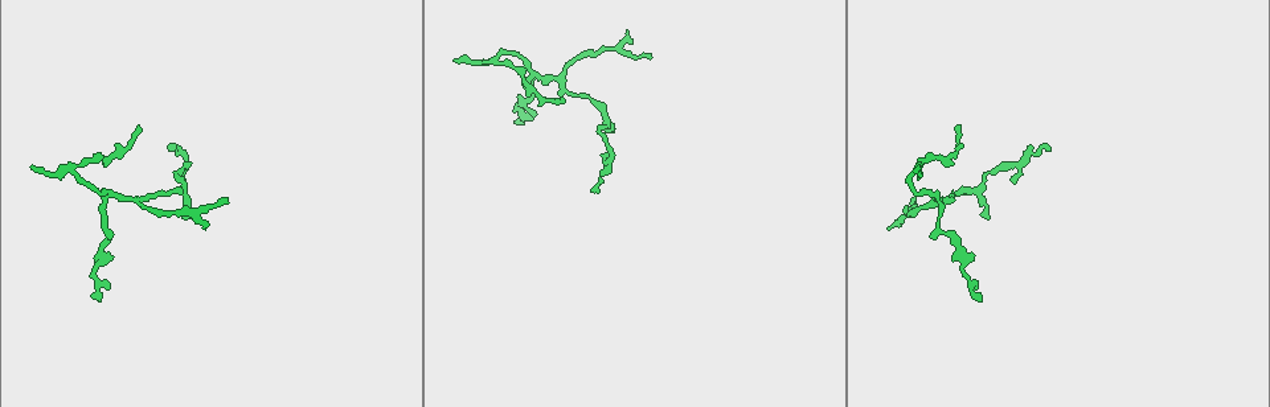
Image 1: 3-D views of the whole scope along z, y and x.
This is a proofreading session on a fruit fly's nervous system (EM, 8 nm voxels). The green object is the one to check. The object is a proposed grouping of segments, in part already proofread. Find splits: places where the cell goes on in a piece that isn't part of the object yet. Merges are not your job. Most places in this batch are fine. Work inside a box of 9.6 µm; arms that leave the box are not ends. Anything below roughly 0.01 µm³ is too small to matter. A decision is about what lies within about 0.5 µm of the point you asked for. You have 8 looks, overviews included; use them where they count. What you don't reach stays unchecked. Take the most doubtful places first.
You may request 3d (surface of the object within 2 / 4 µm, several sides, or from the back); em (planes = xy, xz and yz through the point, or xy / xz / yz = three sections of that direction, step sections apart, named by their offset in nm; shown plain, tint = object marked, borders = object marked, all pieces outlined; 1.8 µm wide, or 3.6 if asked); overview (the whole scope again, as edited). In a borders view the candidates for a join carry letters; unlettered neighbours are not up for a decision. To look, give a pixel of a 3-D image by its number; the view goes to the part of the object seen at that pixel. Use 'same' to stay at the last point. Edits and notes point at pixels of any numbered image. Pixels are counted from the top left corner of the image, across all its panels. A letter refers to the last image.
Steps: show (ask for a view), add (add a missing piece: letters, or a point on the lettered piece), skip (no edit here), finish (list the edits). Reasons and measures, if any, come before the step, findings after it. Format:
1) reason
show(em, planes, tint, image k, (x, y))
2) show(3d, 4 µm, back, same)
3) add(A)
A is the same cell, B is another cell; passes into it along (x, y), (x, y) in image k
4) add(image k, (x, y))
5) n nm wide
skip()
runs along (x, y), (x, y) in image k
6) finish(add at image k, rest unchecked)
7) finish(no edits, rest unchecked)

tapers out
show(3d, 4 µm, image 1, (93, 295))

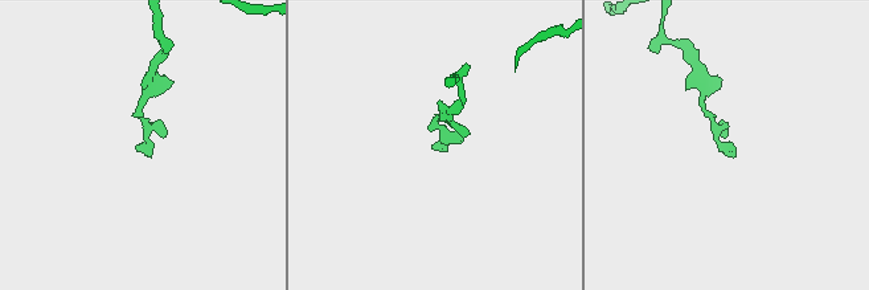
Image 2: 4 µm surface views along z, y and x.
show(em, planes, borders, image 2, (735, 150))

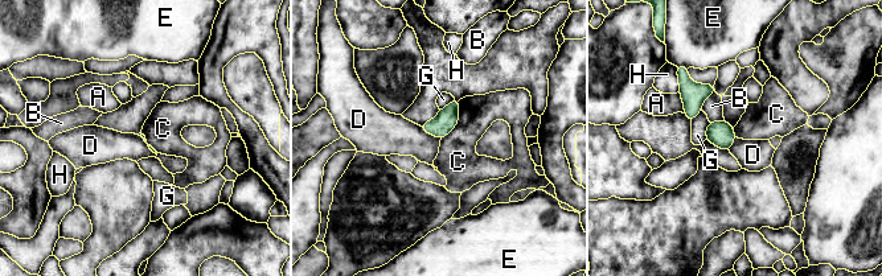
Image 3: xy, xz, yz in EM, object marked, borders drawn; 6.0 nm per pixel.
skip()
A, B, C, D, E, G and H are other cells; no lettered piece goes on from it

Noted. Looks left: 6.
side arm on a straight run
show(em, xy, step 8, tint, image 1, (530, 72))

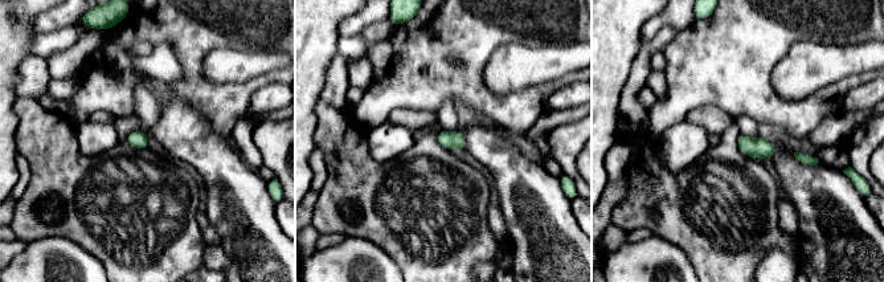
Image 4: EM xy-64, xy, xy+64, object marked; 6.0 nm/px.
show(em, xy, step 8, borders, same)

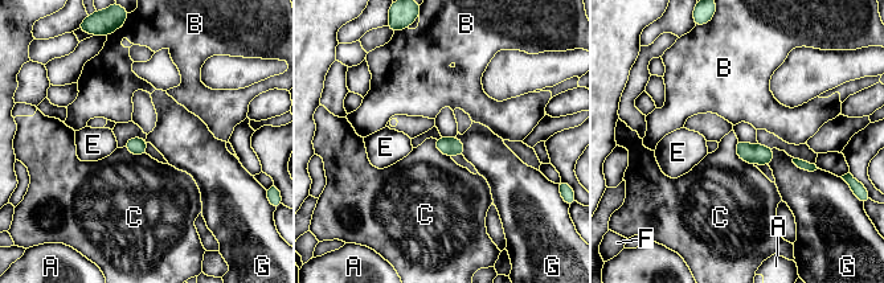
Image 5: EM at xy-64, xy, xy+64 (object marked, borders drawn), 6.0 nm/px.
skip()
A, B, C, E, F and G are other cells; border along (736, 139), (736, 154), (753, 165) in image 5; none of them fits

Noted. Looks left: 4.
thin end
show(em, 3.6 µm, planes, borders, image 1, (458, 64))

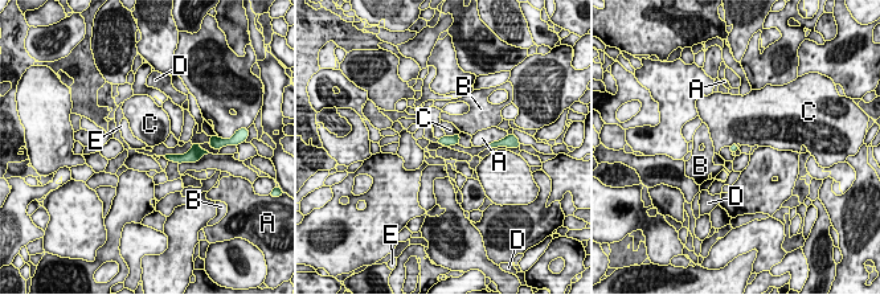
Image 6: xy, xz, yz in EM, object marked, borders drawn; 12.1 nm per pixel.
add(E)
E is the same cell, A, B, C and D are other cells; passes into it along (446, 140), (440, 143), (433, 146) in image 6; it goes on there

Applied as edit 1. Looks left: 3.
finish(add at image 6, rest unchecked)

